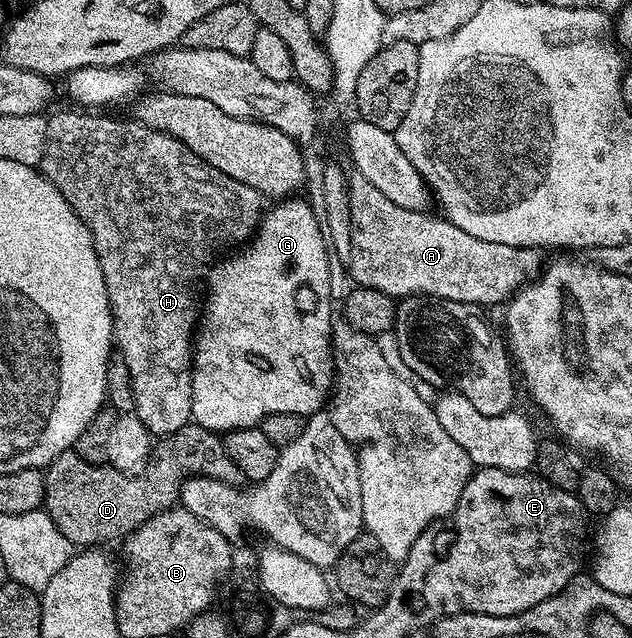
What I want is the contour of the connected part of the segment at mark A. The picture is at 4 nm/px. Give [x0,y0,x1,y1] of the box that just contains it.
[347,173,545,305]

